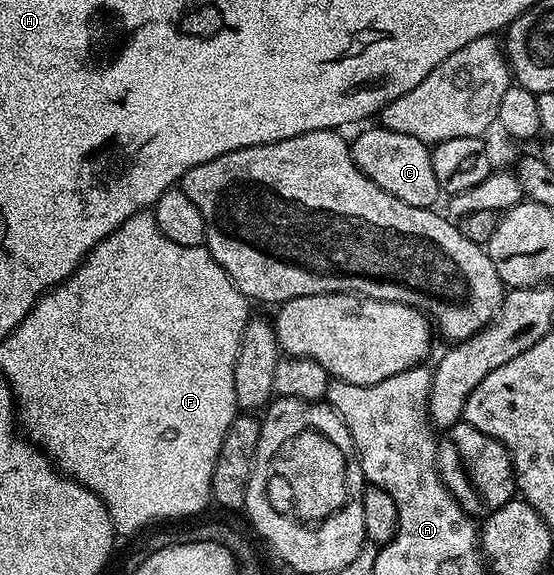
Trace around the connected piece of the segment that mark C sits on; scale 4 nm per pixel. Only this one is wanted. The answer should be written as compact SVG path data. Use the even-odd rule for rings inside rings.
M375 125L352 139L350 152L358 168L380 185L384 193L392 193L392 197L400 197L400 201L408 201L408 205L428 208L433 208L440 198L436 173L432 173L431 148L424 141Z

